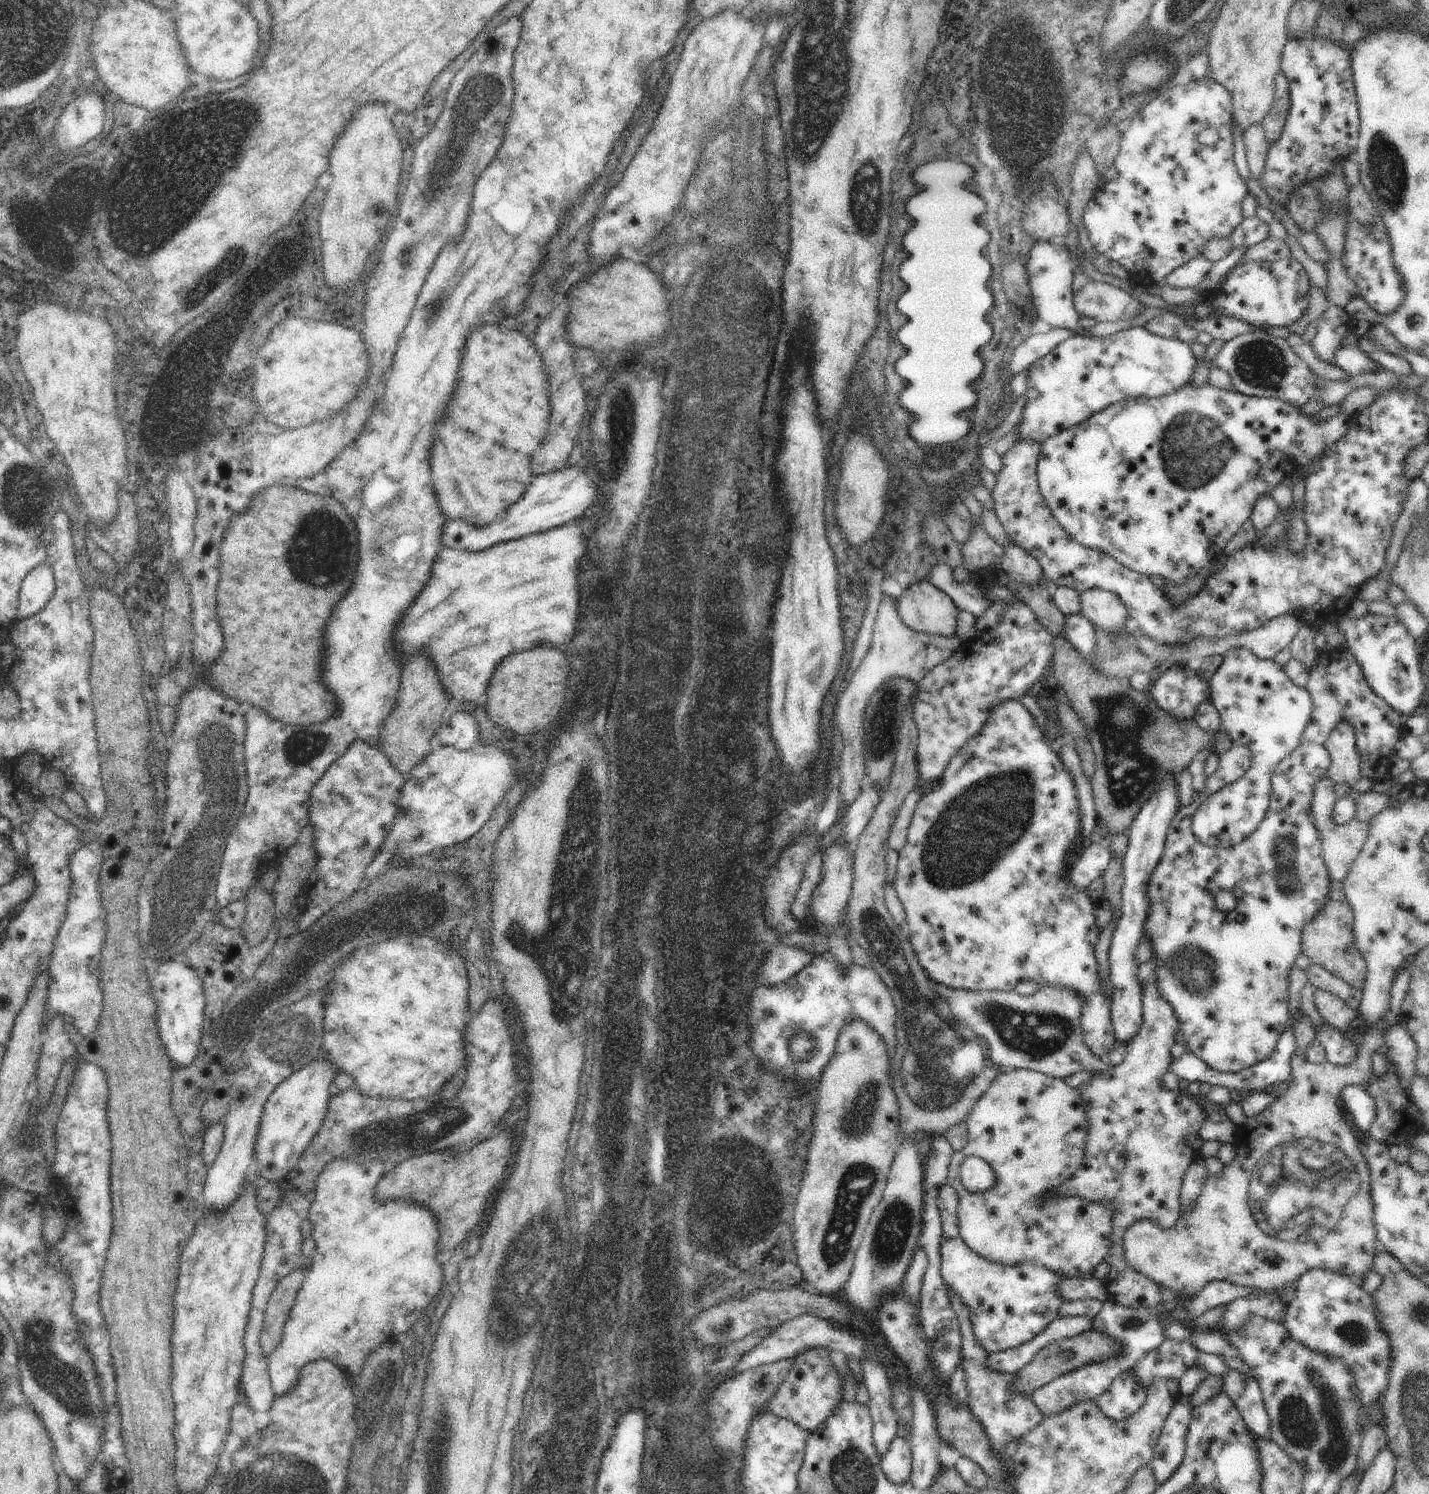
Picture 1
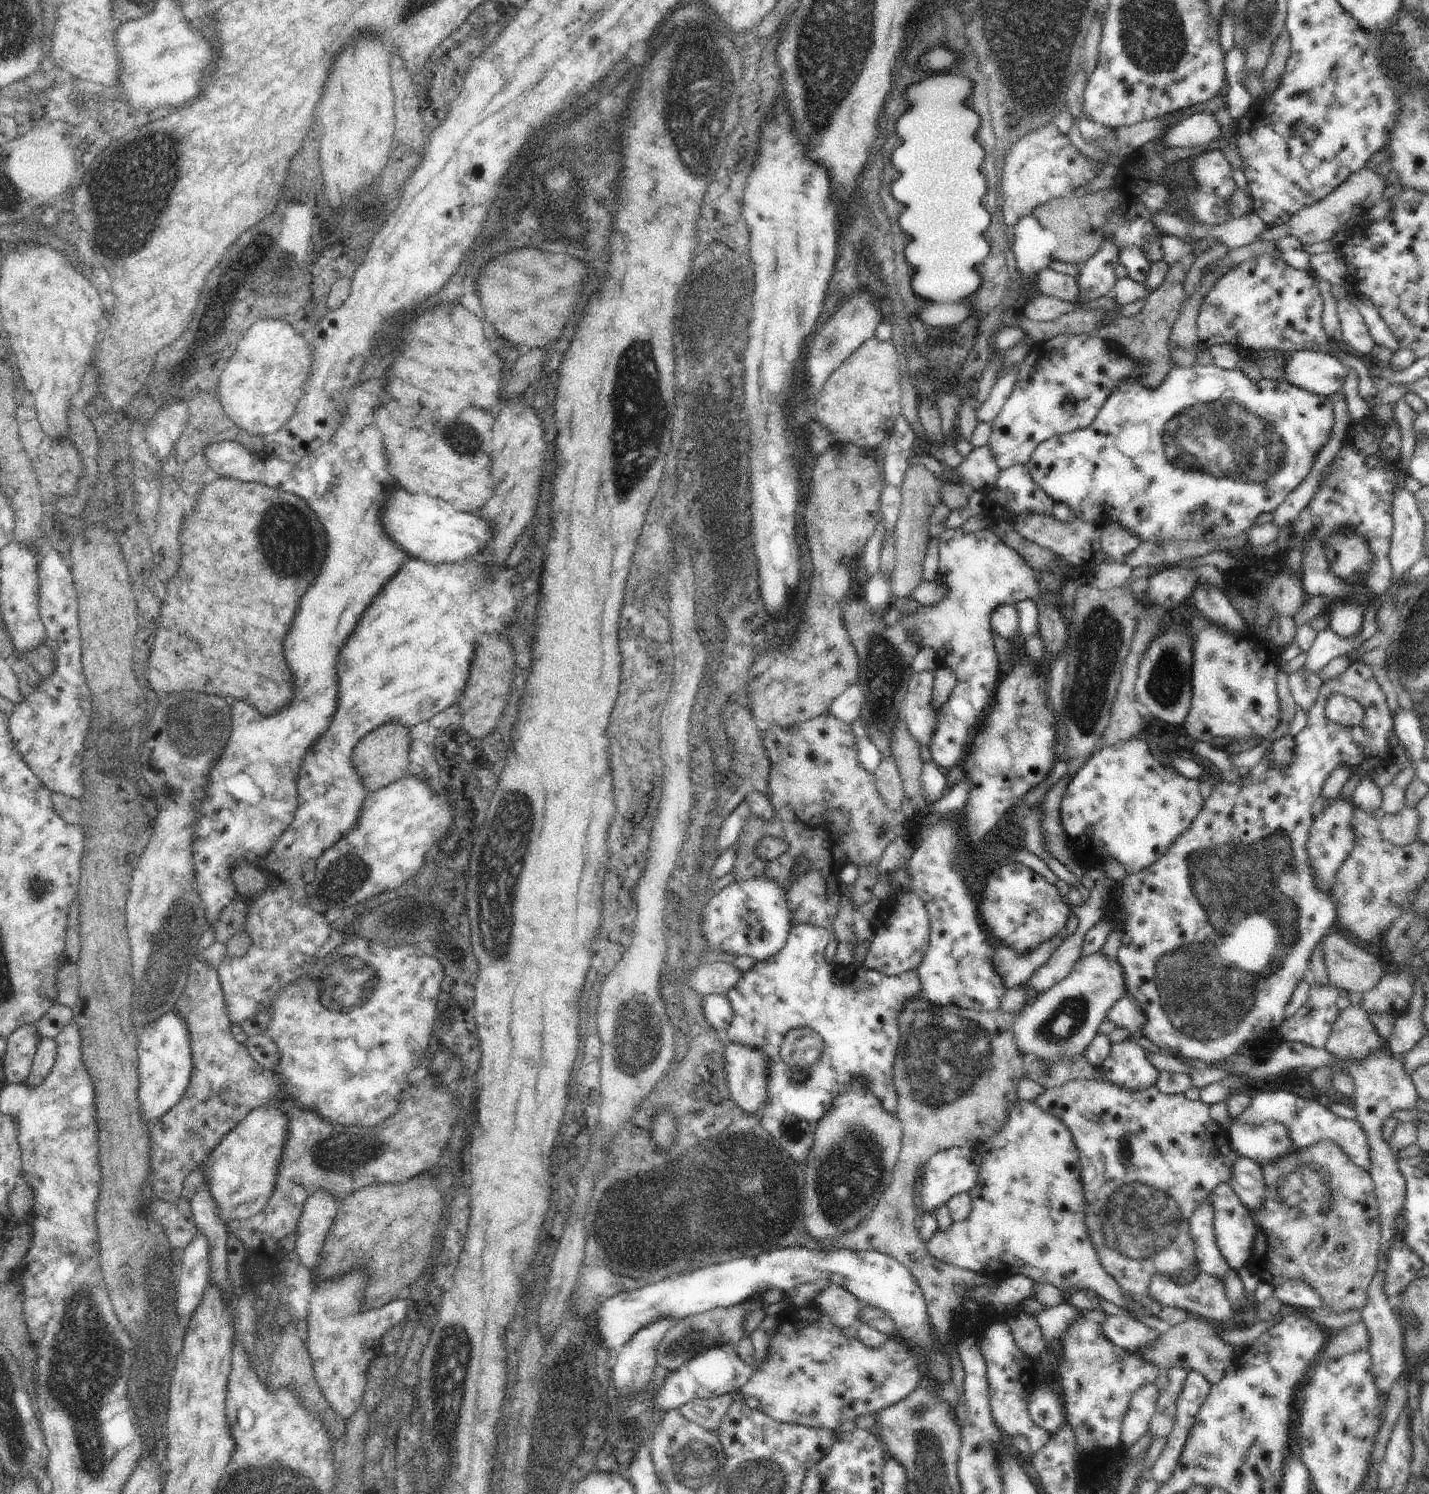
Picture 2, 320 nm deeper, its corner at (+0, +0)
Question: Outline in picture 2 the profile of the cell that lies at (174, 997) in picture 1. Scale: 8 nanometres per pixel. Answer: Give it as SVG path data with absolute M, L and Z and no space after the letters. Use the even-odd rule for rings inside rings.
M176 1010L166 1012L156 1022L146 1024L141 1032L138 1048L138 1102L142 1112L142 1122L152 1125L182 1099L192 1075L192 1048L190 1030Z

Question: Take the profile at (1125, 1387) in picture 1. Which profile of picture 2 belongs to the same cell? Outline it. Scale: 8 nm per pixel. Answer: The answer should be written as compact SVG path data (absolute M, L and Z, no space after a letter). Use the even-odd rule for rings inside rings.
M1101 1308L1080 1311L1060 1344L1061 1361L1056 1371L1064 1395L1065 1424L1074 1430L1078 1456L1119 1452L1122 1422L1134 1394L1142 1386L1156 1383L1160 1375L1161 1369L1156 1364L1114 1345L1104 1336L1102 1324L1106 1318L1108 1315Z

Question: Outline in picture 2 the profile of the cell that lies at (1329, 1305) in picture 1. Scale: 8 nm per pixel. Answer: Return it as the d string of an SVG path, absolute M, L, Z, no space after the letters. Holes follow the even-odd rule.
M1288 1279L1273 1287L1273 1295L1283 1304L1320 1311L1321 1296L1307 1282L1300 1279Z

